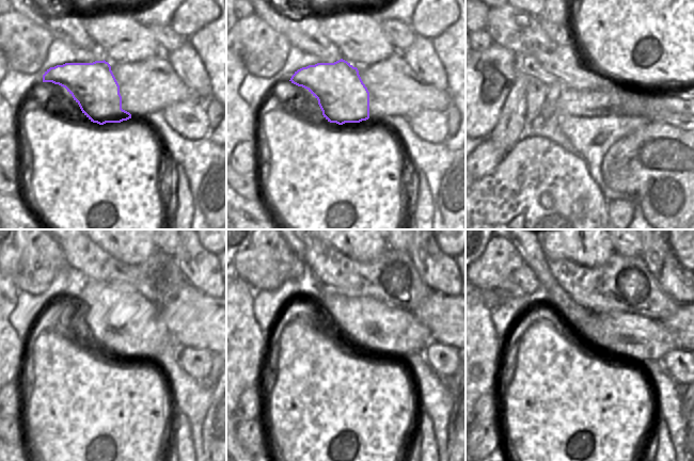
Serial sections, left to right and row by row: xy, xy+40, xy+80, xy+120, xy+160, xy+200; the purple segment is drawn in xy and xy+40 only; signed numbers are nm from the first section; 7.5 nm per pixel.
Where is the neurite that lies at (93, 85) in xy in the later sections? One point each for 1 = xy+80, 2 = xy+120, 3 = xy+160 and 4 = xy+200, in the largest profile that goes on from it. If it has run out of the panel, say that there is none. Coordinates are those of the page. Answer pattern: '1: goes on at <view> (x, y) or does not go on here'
1: goes on at xy+80 (588, 89)
2: goes on at xy+120 (133, 327)
3: goes on at xy+160 (387, 331)
4: goes on at xy+200 (636, 337)

